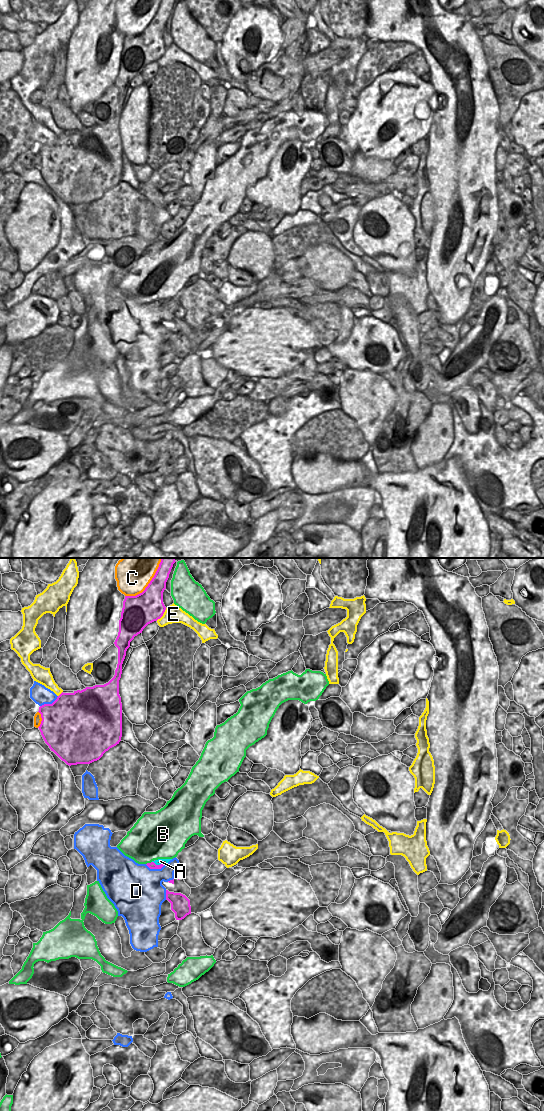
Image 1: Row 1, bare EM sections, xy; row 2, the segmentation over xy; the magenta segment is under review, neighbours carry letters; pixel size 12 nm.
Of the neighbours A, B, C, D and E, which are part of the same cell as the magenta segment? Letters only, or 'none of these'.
none of these

